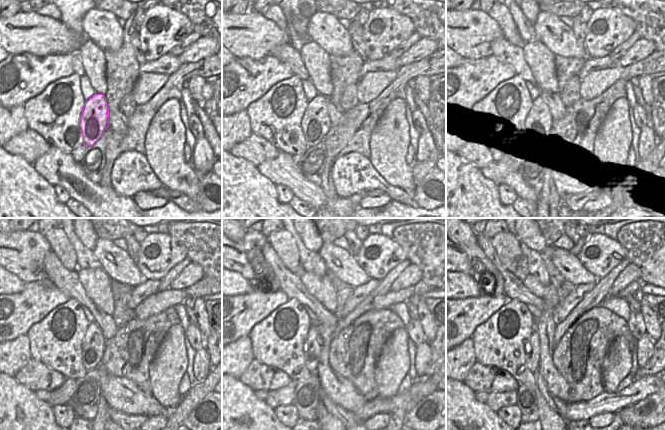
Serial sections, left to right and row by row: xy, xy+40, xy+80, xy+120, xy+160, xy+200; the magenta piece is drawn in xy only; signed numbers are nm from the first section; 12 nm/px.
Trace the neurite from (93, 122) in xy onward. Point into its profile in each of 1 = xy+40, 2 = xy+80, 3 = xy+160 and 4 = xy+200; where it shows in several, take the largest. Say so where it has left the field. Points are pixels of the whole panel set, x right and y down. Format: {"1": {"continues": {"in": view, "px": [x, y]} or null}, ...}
{"1": {"continues": {"in": "xy+40", "px": [316, 122]}}, "2": {"continues": {"in": "xy+80", "px": [540, 123]}}, "3": {"continues": {"in": "xy+160", "px": [312, 349]}}, "4": {"continues": {"in": "xy+200", "px": [532, 348]}}}

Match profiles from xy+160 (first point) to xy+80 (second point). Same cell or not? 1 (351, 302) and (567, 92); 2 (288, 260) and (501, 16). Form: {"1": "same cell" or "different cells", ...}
{"1": "different cells", "2": "same cell"}

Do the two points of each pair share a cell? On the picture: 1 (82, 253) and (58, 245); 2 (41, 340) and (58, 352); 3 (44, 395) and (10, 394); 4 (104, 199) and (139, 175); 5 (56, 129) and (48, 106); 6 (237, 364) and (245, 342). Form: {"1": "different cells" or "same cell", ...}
{"1": "different cells", "2": "same cell", "3": "different cells", "4": "different cells", "5": "same cell", "6": "same cell"}

